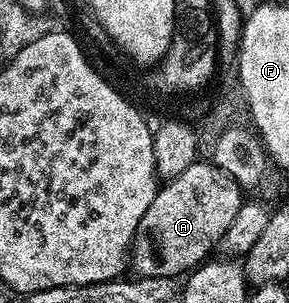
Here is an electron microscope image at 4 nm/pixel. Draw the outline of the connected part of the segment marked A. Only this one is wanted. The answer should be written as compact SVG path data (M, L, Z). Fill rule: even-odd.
M196 162L188 166L184 174L165 181L152 206L144 210L128 257L129 267L135 268L139 277L178 278L189 273L213 253L210 252L213 248L221 245L228 226L236 222L236 214L240 214L244 202L243 189L233 175L217 163L202 163Z

